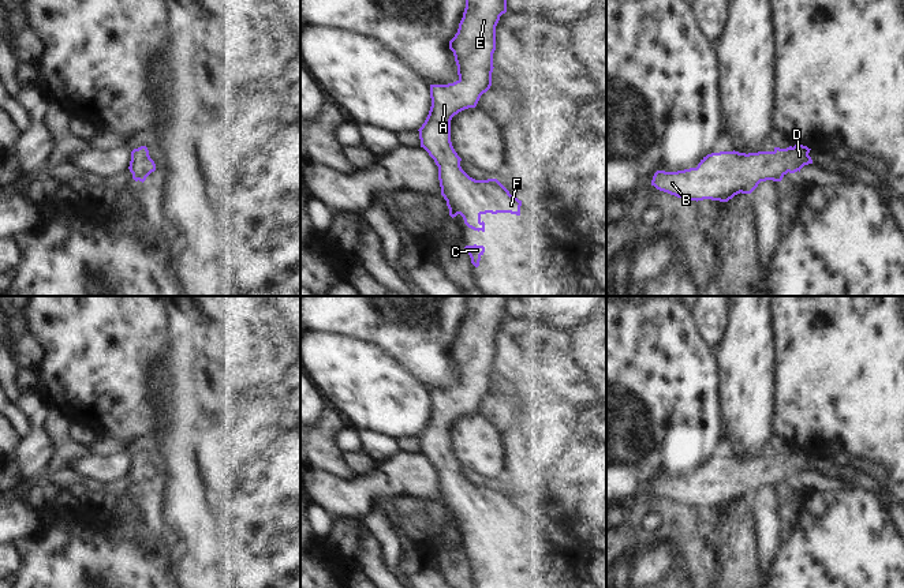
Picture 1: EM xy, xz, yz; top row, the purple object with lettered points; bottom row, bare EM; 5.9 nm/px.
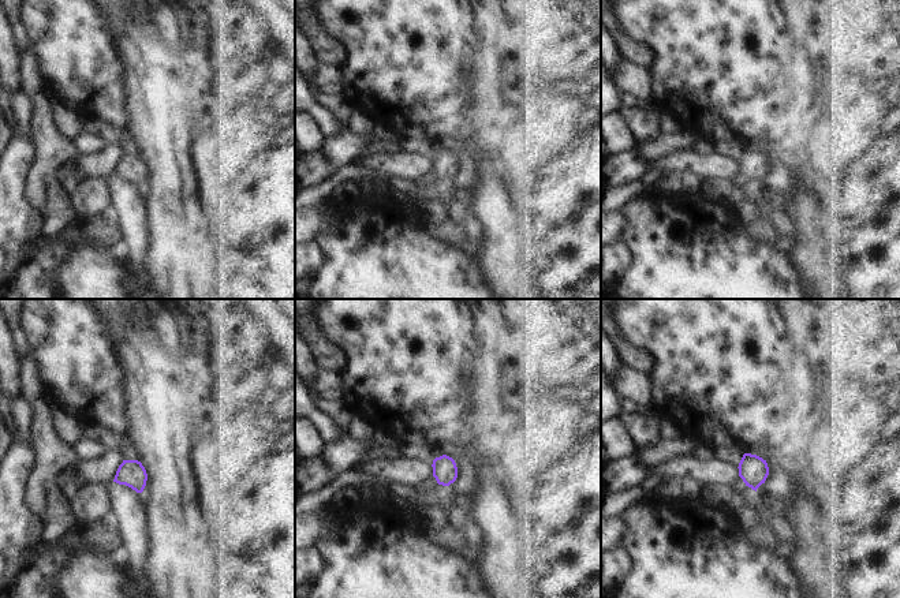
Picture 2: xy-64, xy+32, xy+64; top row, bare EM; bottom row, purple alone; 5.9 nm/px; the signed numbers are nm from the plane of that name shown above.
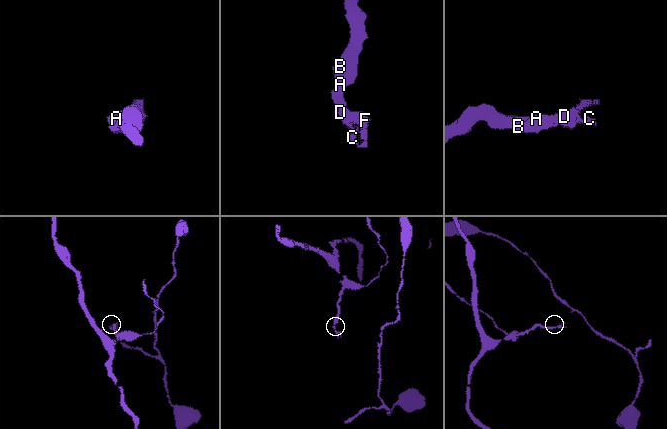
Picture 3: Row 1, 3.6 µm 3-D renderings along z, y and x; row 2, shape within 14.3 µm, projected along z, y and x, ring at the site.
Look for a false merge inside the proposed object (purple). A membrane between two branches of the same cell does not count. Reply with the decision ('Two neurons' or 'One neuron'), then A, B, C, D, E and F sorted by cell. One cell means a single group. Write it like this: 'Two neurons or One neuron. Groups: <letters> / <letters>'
One neuron. Groups: A B C D E F.

